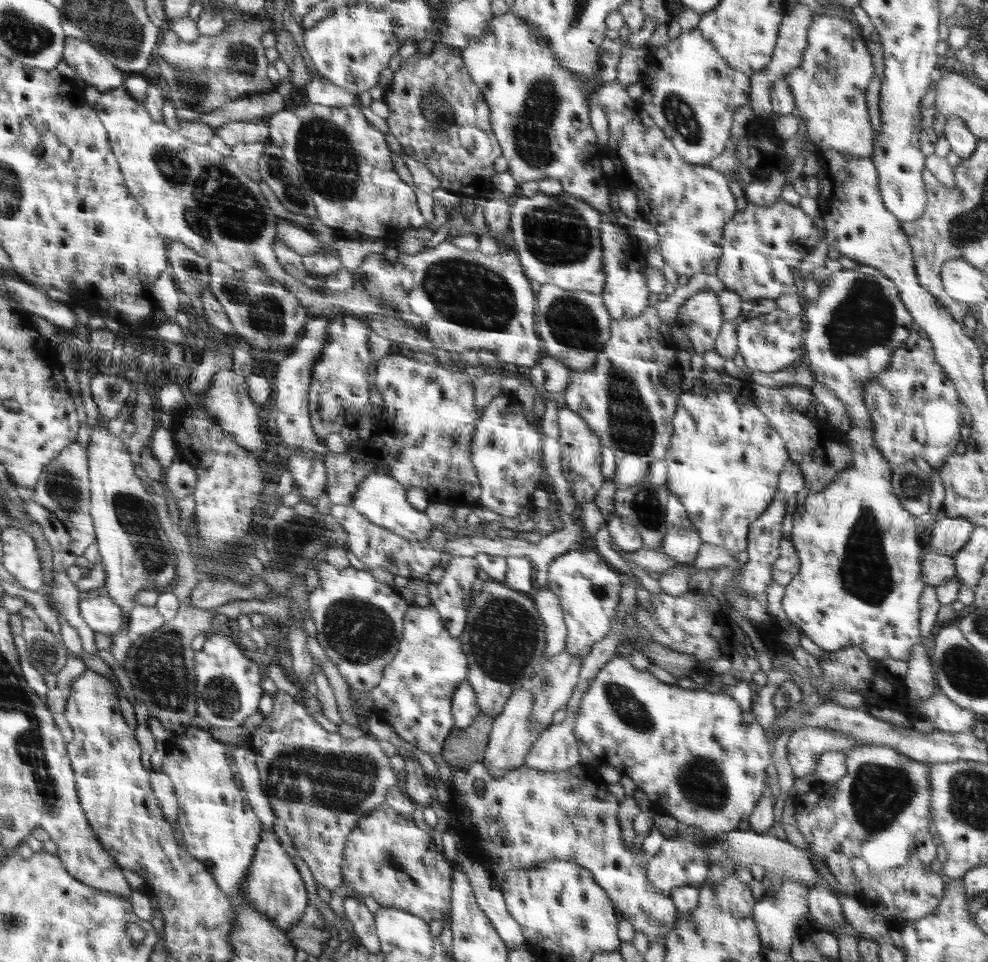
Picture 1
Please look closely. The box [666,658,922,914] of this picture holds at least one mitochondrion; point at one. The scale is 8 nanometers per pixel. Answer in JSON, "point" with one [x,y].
{"point":[879,793]}

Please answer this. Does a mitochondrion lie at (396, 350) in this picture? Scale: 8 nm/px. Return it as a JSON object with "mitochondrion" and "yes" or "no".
{"mitochondrion":"no"}

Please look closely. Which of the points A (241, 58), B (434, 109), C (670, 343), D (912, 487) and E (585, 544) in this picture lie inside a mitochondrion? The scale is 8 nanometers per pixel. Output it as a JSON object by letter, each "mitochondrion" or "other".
{"A":"mitochondrion","B":"mitochondrion","C":"other","D":"mitochondrion","E":"other"}

